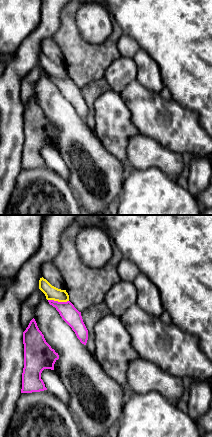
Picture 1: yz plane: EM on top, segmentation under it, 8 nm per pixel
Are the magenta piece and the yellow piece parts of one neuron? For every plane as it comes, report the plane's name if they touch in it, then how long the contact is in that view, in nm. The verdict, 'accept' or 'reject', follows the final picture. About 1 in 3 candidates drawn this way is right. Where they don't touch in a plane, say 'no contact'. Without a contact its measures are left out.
meets magenta in yz; contact 170 nm long

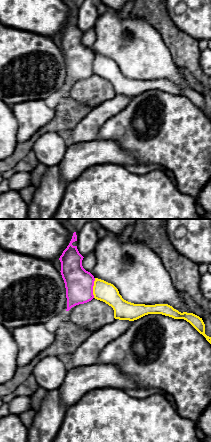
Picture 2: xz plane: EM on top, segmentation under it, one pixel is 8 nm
meets magenta in xz; contact 160 nm long

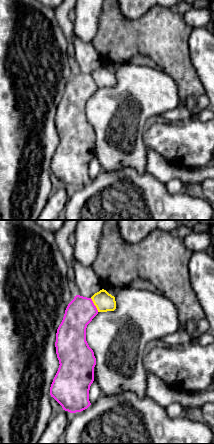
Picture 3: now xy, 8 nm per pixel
meets magenta in xy; contact 130 nm long

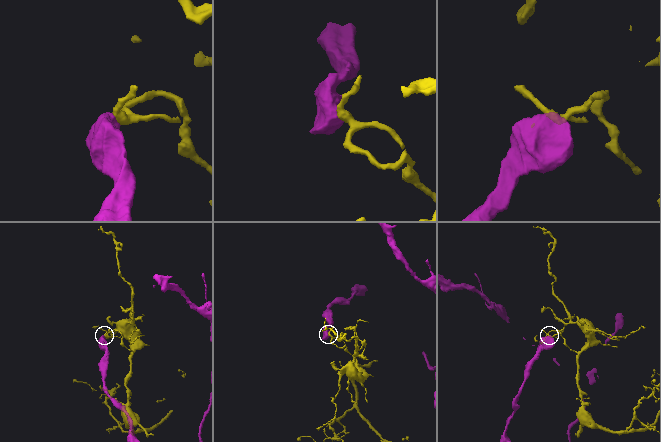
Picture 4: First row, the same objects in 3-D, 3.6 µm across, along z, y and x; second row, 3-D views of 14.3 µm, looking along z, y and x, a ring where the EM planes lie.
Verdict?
reject

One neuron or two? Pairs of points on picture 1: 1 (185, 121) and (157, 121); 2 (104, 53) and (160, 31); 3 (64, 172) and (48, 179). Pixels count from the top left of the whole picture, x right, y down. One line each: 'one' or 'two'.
1: one
2: two
3: two

